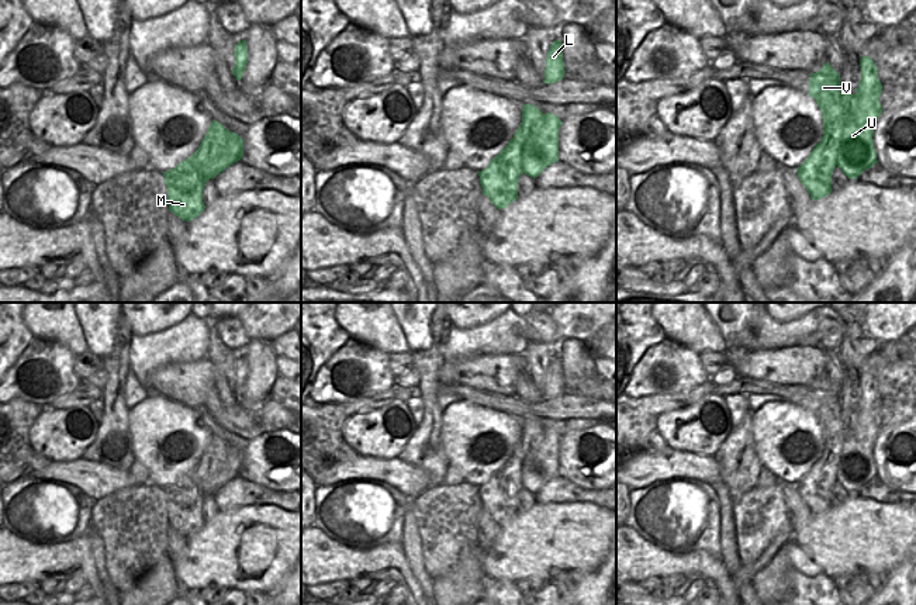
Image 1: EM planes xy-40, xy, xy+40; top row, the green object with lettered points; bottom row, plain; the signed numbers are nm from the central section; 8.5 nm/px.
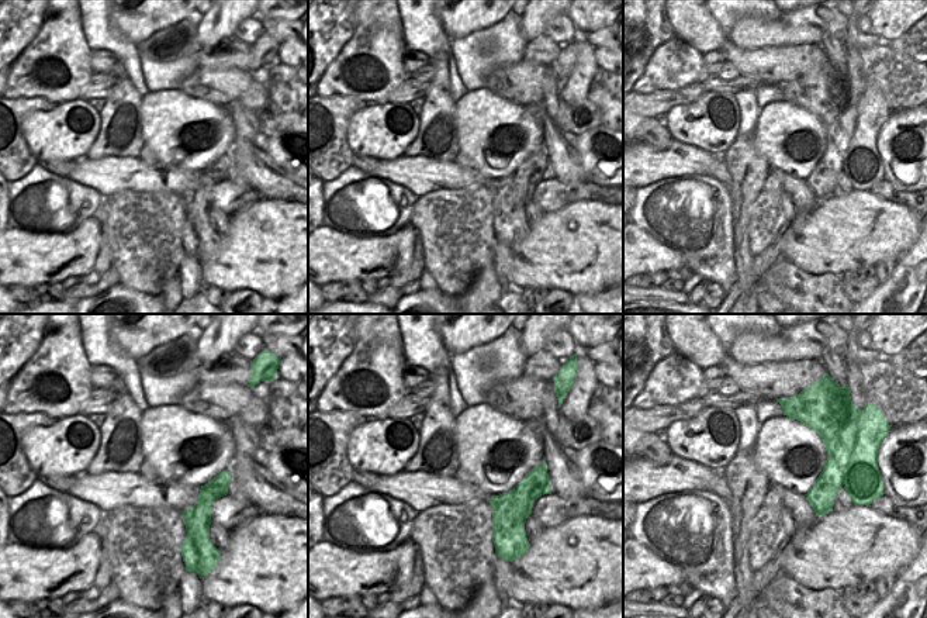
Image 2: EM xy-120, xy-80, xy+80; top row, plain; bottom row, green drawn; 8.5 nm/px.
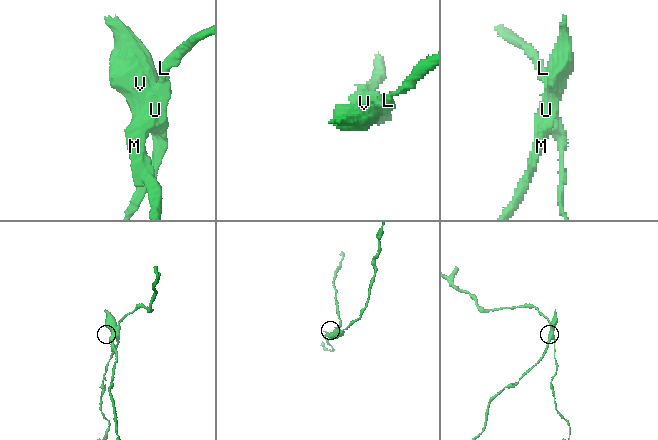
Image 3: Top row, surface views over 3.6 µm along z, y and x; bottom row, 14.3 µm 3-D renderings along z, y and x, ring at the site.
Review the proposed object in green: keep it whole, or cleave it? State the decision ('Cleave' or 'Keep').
Cleave.

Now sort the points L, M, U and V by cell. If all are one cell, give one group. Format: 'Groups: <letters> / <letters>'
Groups: L U / M V.

